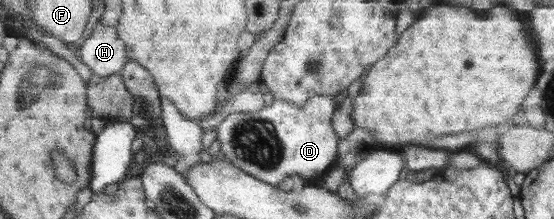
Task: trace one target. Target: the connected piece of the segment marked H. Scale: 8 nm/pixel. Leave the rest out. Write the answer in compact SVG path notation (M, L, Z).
M96 19L91 36L80 46L77 54L93 73L102 77L120 74L129 60L125 40L116 27Z

